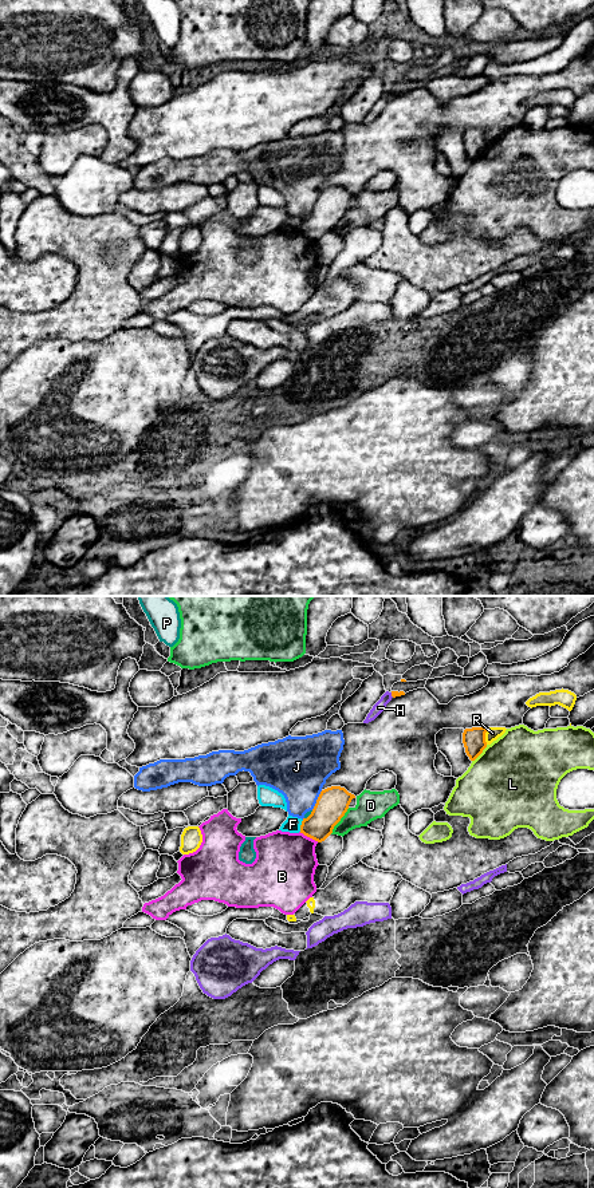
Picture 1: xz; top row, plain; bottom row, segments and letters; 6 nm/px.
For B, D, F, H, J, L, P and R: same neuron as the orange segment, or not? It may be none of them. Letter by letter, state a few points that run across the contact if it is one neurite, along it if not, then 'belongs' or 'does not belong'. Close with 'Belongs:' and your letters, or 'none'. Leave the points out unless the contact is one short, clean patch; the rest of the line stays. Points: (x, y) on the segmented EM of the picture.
B: does not belong
D: does not belong
F: line xz (303, 820), (299, 831); does not belong
H: does not belong
J: does not belong
L: does not belong
P: does not belong
R: does not belong
Belongs: none

